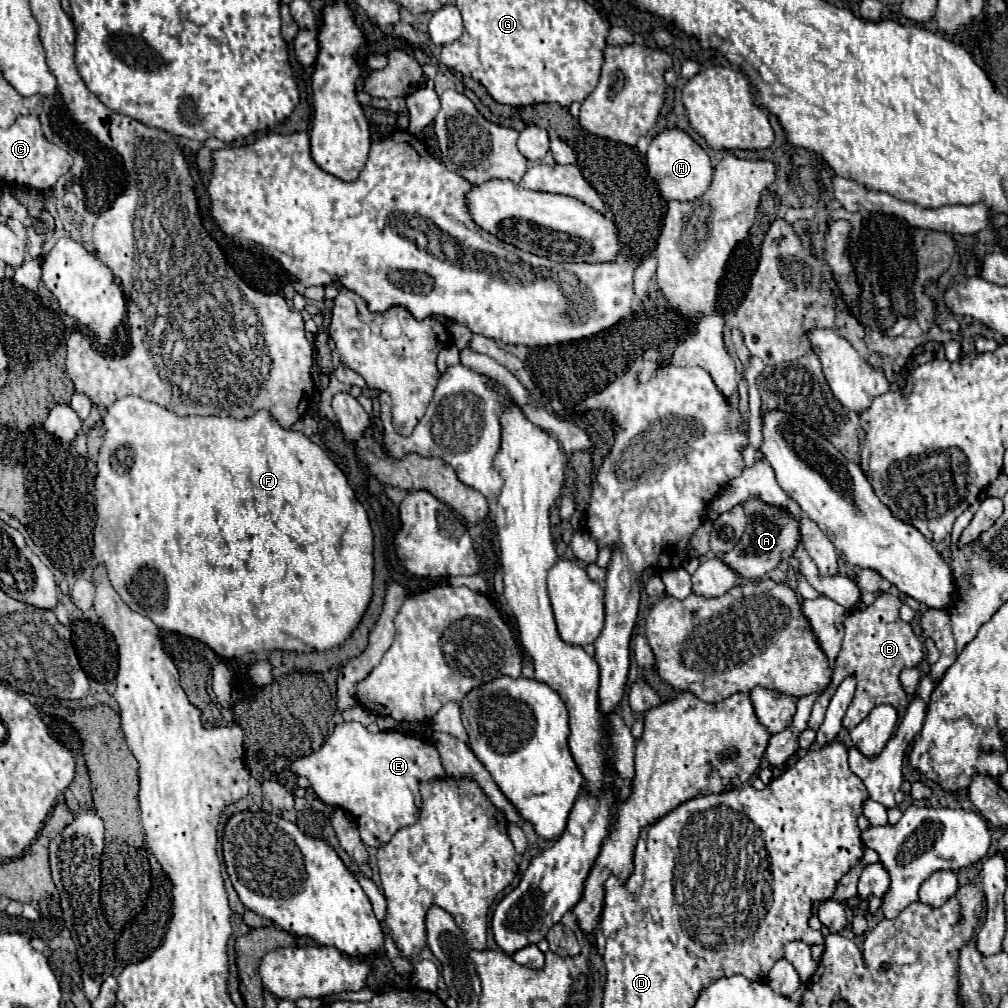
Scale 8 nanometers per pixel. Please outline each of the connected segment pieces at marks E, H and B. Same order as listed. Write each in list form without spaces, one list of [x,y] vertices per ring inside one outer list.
[[[341,722],[335,726],[333,734],[323,742],[323,746],[303,756],[301,760],[293,760],[289,764],[291,772],[297,776],[305,776],[311,782],[311,788],[315,794],[331,806],[337,806],[345,812],[349,812],[359,828],[363,844],[371,848],[379,848],[391,840],[391,836],[409,824],[417,822],[419,808],[421,808],[421,796],[419,796],[419,782],[429,780],[433,776],[447,776],[437,750],[431,742],[423,742],[413,736],[405,736],[401,732],[377,732],[371,734],[363,724],[359,722]]]
[[[677,128],[665,130],[651,140],[647,150],[647,172],[657,182],[661,196],[677,202],[689,202],[703,196],[713,176],[713,168],[705,150],[701,150],[699,144],[695,144],[683,130]]]
[[[879,594],[879,598],[871,606],[849,612],[849,616],[843,622],[843,626],[845,626],[843,648],[835,660],[831,684],[815,702],[811,718],[809,718],[811,730],[819,730],[819,726],[823,724],[829,700],[833,698],[837,686],[849,676],[855,676],[857,688],[855,688],[855,696],[847,708],[847,714],[843,718],[843,726],[847,730],[853,730],[863,718],[869,716],[869,712],[875,706],[881,706],[881,704],[891,704],[899,714],[905,712],[905,708],[909,706],[909,696],[903,692],[903,688],[899,684],[899,672],[903,668],[919,666],[923,662],[925,654],[923,654],[921,640],[913,632],[913,626],[899,618],[899,608],[901,608],[901,600],[897,596]]]

